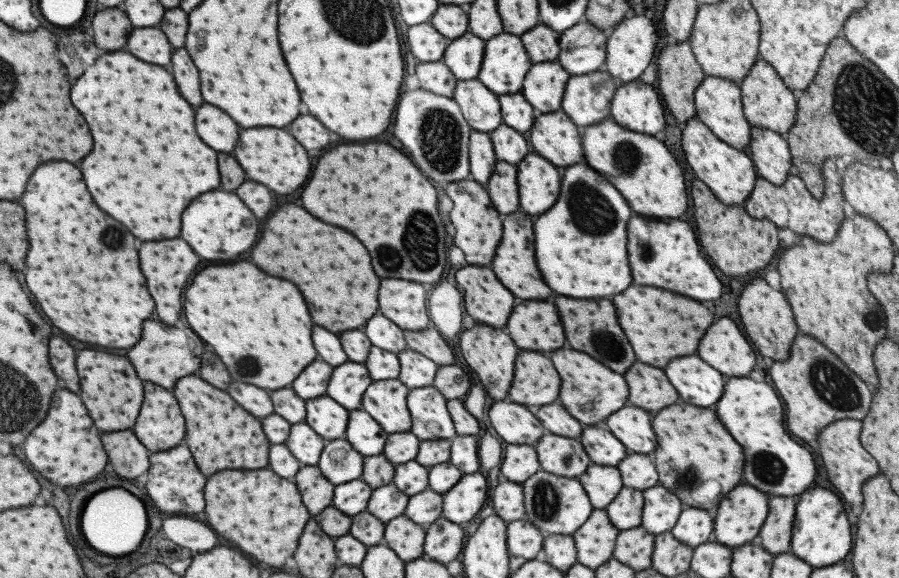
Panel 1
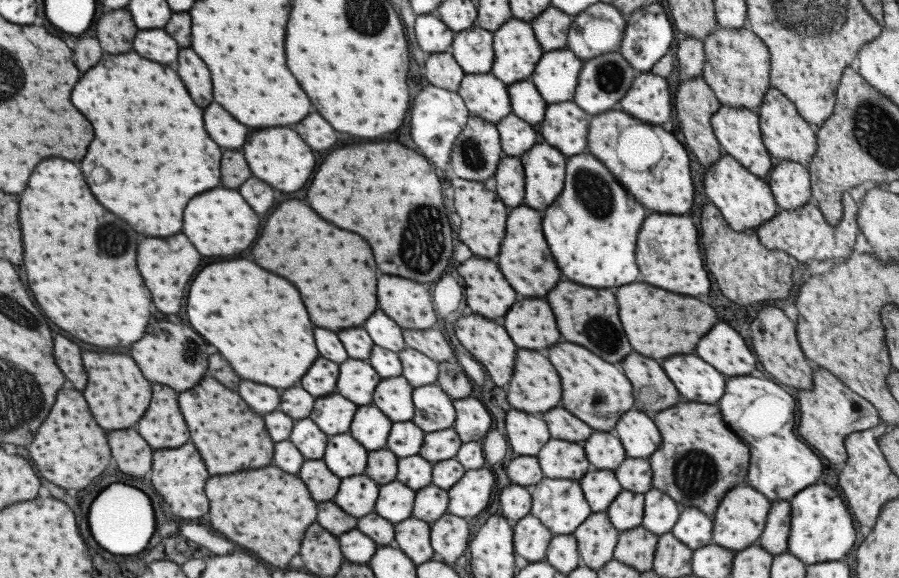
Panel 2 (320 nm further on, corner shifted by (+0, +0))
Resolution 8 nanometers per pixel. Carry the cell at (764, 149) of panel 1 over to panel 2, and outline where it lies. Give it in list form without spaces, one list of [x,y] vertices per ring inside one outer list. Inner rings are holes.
[[[774,160],[765,181],[782,210],[795,210],[811,201],[810,176],[806,166],[798,162]]]

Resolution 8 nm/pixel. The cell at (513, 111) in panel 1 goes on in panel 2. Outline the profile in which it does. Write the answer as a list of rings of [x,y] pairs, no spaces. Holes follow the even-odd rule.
[[[529,78],[506,87],[511,113],[531,126],[542,121],[547,104]]]

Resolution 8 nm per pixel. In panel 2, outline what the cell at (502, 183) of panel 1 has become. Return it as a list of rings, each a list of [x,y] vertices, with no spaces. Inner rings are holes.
[[[502,156],[493,173],[493,191],[505,206],[523,202],[523,167],[519,157]]]

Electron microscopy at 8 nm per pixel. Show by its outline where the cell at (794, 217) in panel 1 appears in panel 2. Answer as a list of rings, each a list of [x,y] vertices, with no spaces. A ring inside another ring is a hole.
[[[849,193],[842,194],[842,217],[837,226],[829,226],[824,221],[820,210],[812,201],[806,202],[795,210],[778,209],[776,216],[762,222],[755,228],[758,241],[767,250],[780,250],[789,256],[793,256],[797,262],[806,265],[811,260],[843,260],[852,253],[855,236],[860,233],[857,226],[856,214],[857,203],[851,199]]]

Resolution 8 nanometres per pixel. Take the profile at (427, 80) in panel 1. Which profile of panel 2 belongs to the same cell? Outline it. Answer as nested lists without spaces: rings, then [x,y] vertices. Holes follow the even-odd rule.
[[[449,51],[427,54],[423,64],[426,81],[429,85],[457,92],[464,72]]]

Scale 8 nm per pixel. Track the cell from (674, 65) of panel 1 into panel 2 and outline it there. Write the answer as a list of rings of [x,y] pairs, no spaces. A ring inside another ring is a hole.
[[[701,75],[693,78],[681,78],[675,92],[675,116],[681,125],[685,146],[690,148],[699,164],[705,169],[709,168],[723,153],[710,125],[711,115],[720,105],[717,97],[705,84]]]

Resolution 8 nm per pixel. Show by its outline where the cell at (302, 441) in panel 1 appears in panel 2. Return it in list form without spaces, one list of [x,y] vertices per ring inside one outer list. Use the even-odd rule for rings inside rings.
[[[309,418],[295,420],[293,430],[289,434],[289,442],[293,442],[293,446],[297,446],[297,450],[303,454],[303,458],[309,458],[309,460],[322,458],[327,438],[329,437],[323,434]]]

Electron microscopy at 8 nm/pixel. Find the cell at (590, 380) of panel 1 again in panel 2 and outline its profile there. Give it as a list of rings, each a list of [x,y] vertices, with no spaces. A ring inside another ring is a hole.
[[[557,342],[557,346],[549,348],[547,358],[561,378],[561,406],[569,410],[575,418],[583,420],[587,426],[607,432],[617,422],[617,418],[609,416],[621,416],[633,406],[629,380],[613,364],[597,358],[589,350],[571,342]]]

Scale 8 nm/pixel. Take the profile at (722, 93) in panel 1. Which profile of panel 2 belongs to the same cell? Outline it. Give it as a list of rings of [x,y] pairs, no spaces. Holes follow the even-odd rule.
[[[720,105],[711,115],[710,125],[724,153],[734,158],[751,174],[764,180],[767,178],[772,169],[774,159],[771,158],[762,143],[758,125],[758,115],[755,111]]]

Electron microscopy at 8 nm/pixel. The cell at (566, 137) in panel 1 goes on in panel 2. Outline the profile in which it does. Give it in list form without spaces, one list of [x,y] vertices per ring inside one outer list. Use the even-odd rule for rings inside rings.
[[[571,101],[549,103],[541,123],[541,136],[565,156],[583,152],[587,134],[587,114]]]

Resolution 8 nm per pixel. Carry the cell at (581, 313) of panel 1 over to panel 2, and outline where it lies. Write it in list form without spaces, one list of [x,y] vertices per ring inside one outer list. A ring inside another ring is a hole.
[[[557,282],[553,290],[547,294],[547,304],[555,314],[557,328],[561,336],[567,342],[575,342],[579,346],[585,346],[589,352],[597,354],[599,358],[605,358],[605,362],[619,362],[625,354],[629,354],[629,344],[625,340],[625,334],[621,330],[621,324],[617,320],[617,304],[611,292],[603,288],[587,288],[579,286],[575,282]]]

